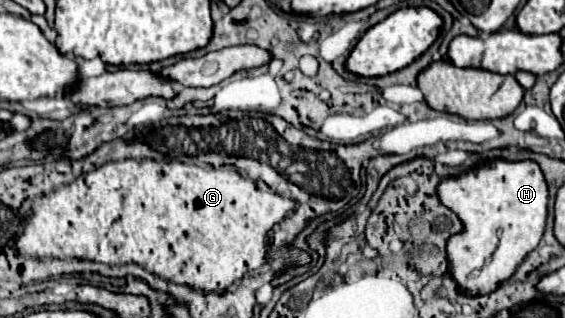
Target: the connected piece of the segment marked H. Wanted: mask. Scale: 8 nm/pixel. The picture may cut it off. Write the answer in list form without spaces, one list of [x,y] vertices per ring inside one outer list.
[[[491,161],[481,167],[471,169],[469,173],[447,179],[439,183],[437,195],[441,197],[441,203],[457,213],[457,217],[463,223],[461,233],[451,235],[447,241],[447,271],[451,279],[457,283],[459,293],[479,297],[493,293],[503,281],[507,281],[519,263],[539,245],[543,231],[545,231],[545,219],[547,219],[547,183],[545,177],[535,161]]]

